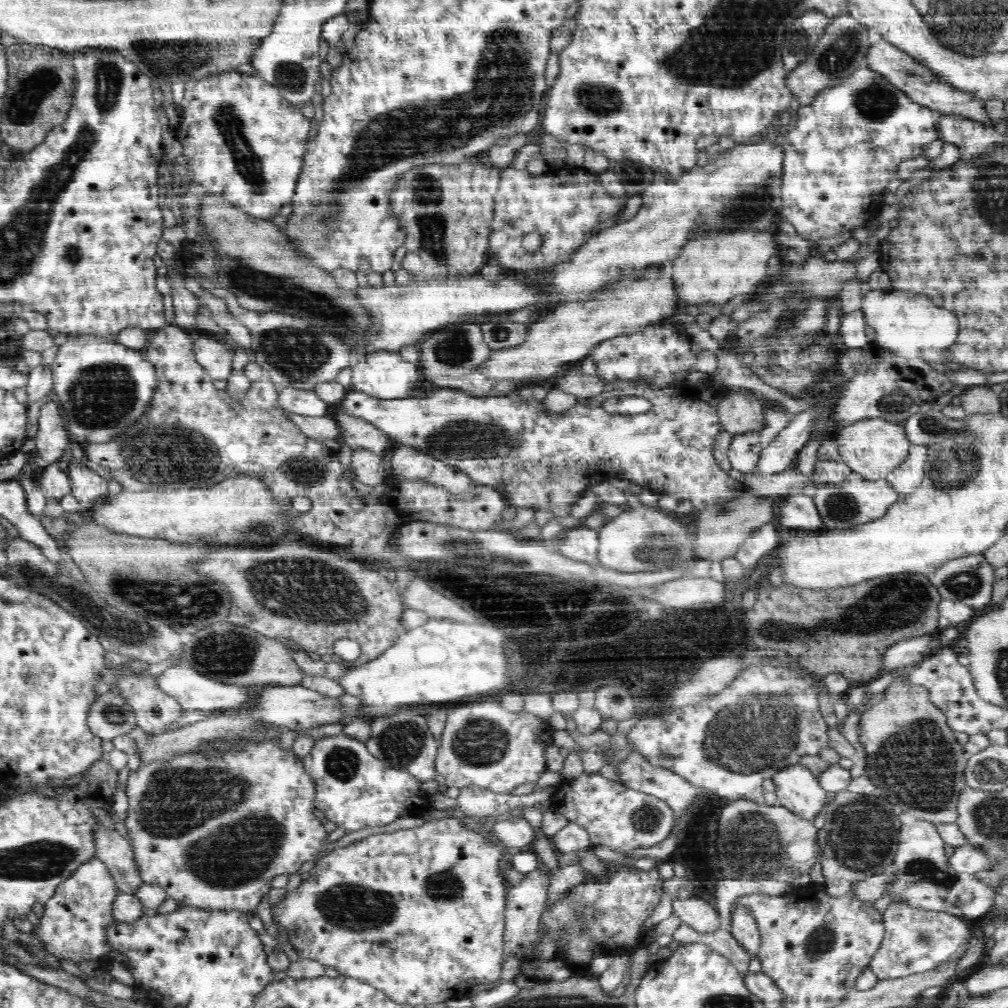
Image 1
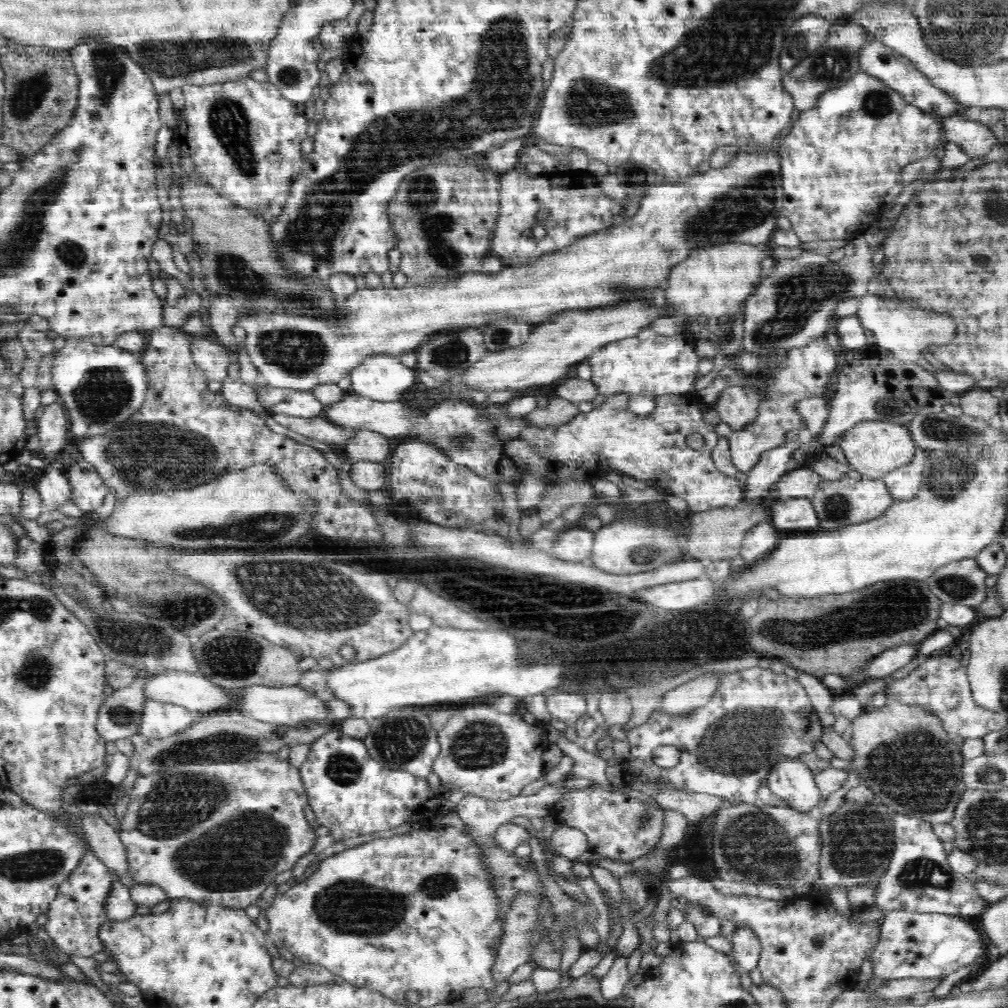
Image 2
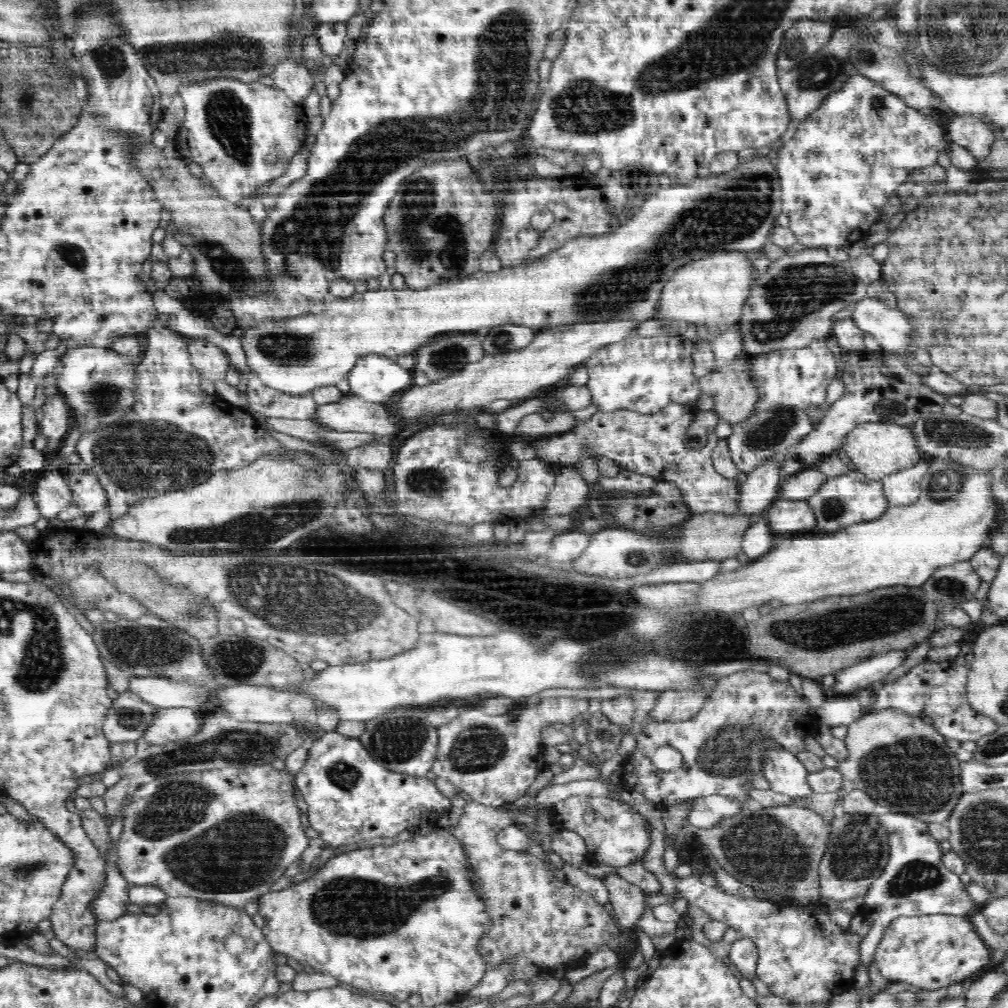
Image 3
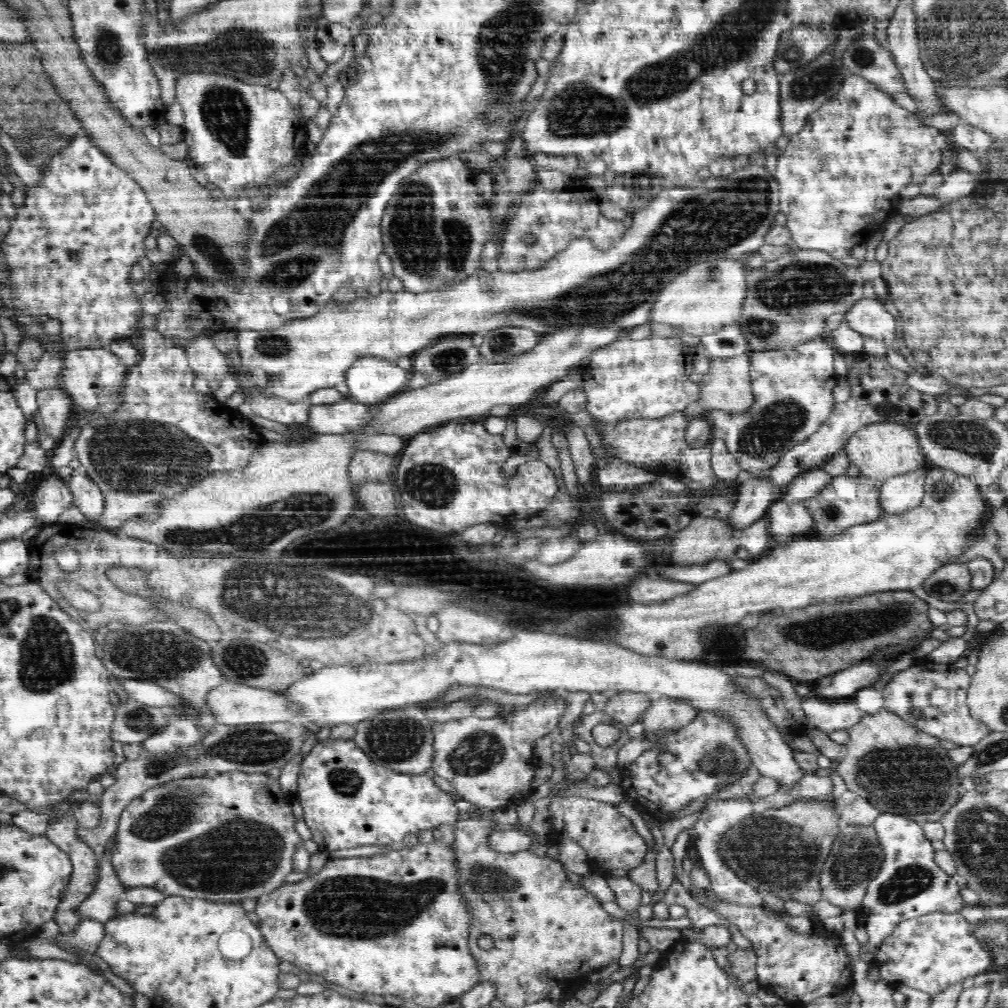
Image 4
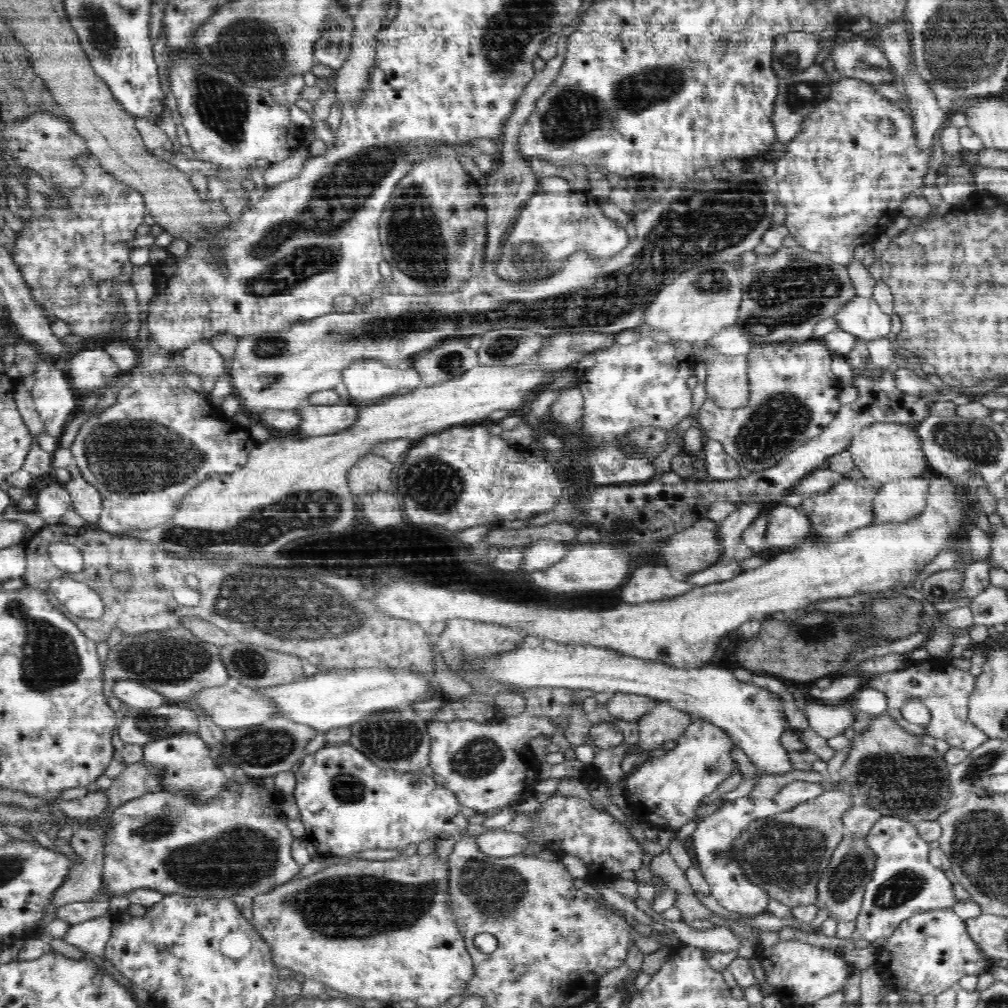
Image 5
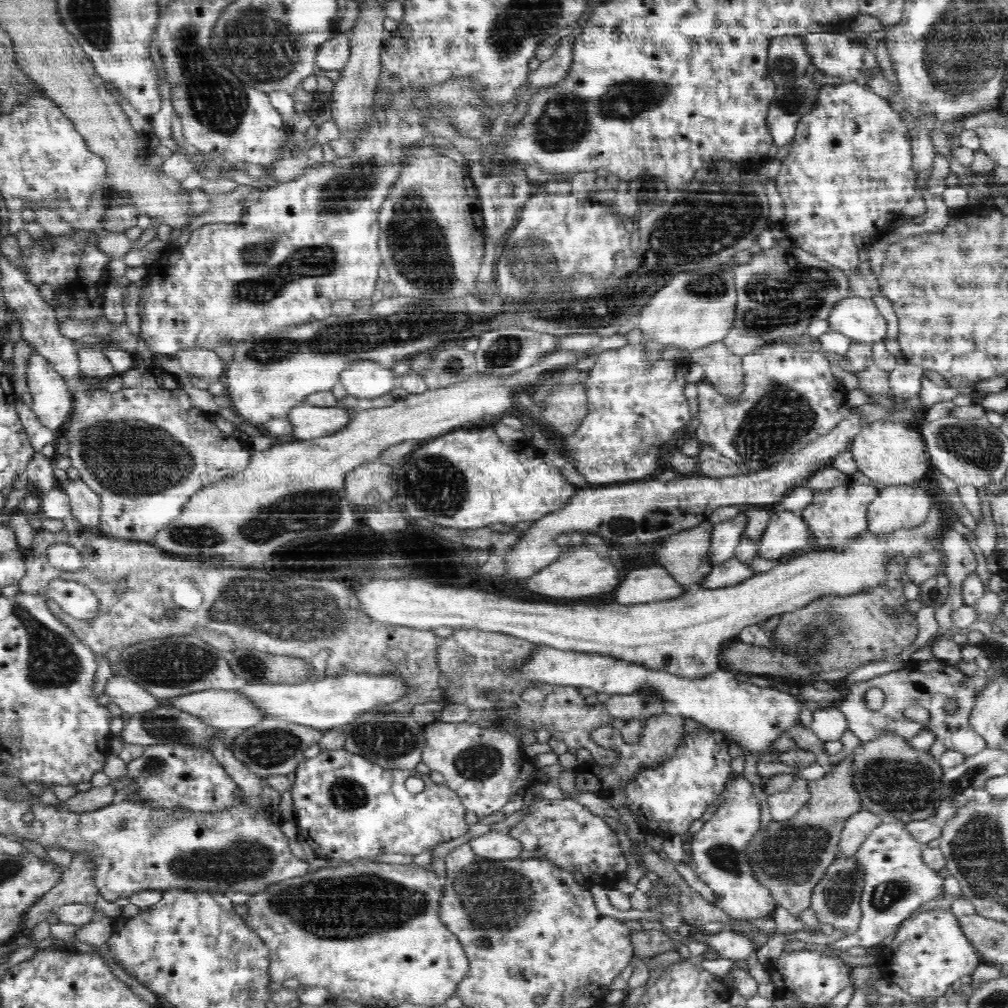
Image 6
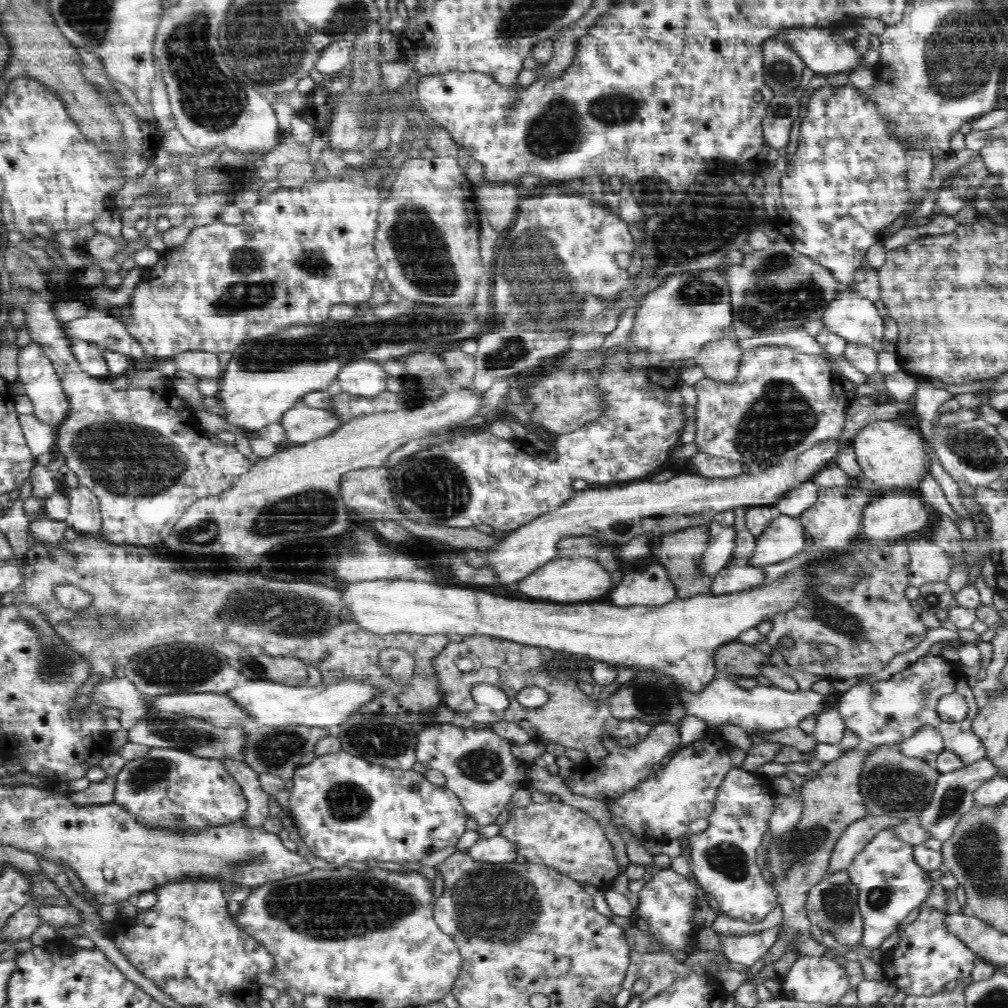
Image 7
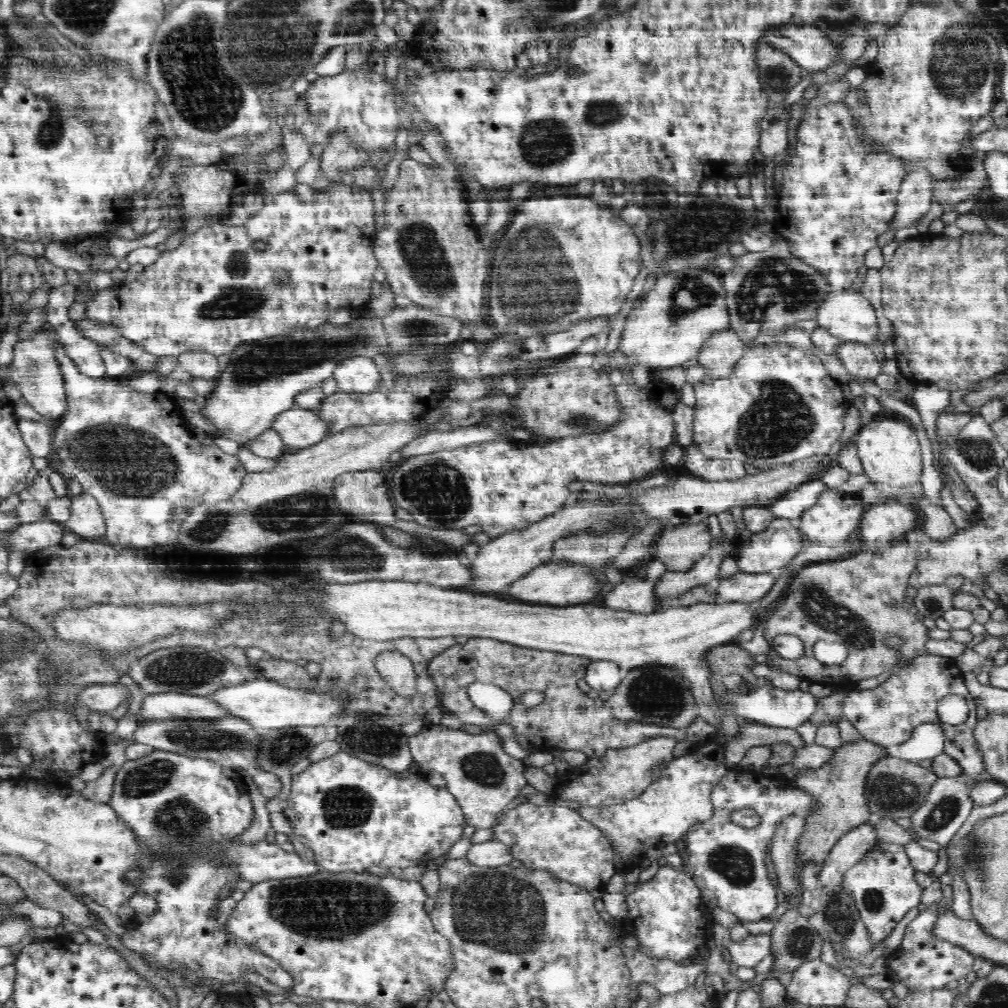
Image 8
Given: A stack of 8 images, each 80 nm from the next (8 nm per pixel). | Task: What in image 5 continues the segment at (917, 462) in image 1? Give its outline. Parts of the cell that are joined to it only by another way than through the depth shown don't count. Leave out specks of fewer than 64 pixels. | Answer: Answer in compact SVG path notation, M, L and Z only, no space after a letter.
M927 475L898 478L880 485L873 500L875 524L908 522L922 514L928 500Z

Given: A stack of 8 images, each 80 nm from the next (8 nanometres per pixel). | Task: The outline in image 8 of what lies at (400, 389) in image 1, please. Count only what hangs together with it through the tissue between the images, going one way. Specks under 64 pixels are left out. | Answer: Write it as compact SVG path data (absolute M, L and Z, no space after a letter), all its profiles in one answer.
M355 356L338 362L333 377L341 392L370 394L382 384L379 370L372 358Z

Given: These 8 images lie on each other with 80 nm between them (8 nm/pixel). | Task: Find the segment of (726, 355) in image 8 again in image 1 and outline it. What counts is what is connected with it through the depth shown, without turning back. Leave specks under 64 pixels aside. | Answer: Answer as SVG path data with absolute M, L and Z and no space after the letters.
M732 390L717 406L720 426L730 434L759 431L764 424L764 406L749 390Z

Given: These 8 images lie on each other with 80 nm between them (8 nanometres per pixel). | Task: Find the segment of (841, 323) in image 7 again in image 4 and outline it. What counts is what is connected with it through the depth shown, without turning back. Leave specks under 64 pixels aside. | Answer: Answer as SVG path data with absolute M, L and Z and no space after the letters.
M862 298L862 300L856 301L854 306L851 306L850 310L845 313L844 321L848 323L850 329L864 336L884 341L888 348L891 348L892 342L896 339L897 342L901 342L900 338L895 337L896 324L892 314L885 310L884 305L878 299Z

